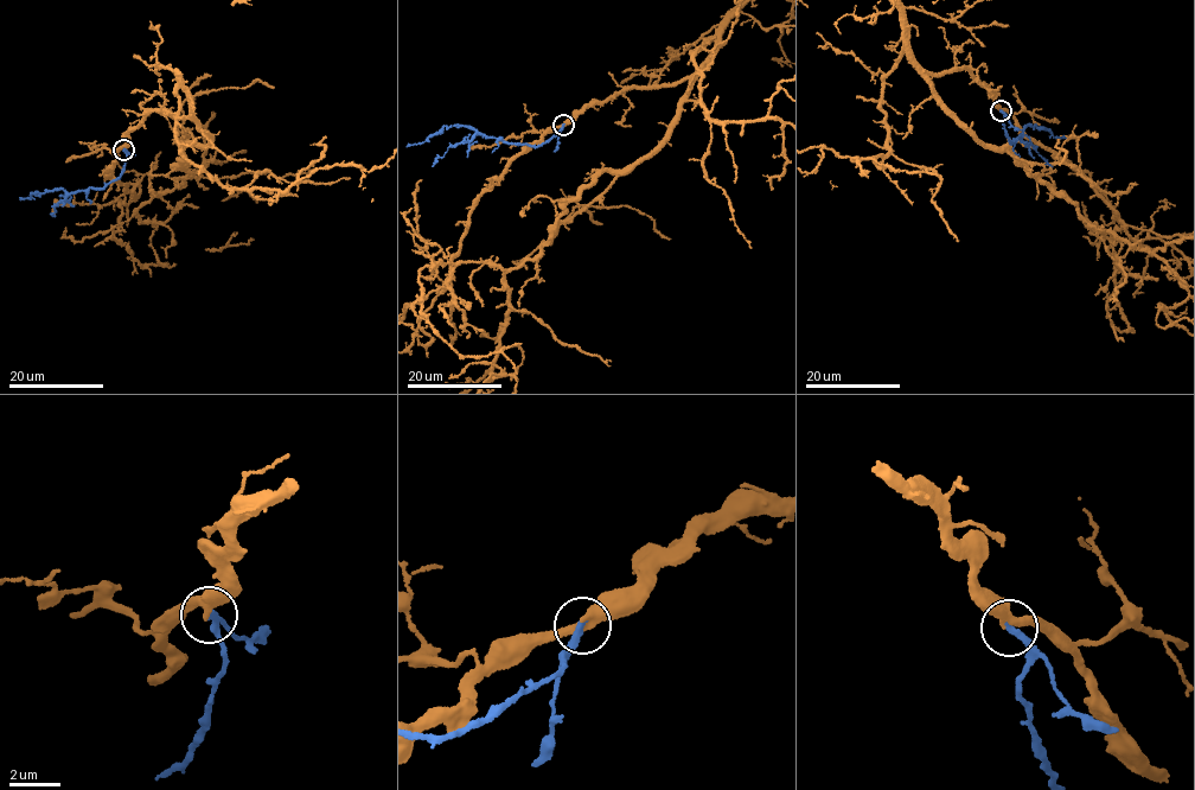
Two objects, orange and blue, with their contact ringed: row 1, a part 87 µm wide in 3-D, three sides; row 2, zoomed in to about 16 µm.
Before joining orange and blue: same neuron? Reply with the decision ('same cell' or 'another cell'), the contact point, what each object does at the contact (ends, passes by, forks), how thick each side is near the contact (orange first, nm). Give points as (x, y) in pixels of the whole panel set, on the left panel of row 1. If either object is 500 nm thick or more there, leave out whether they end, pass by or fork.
same cell | (123, 150) | orange passes by | blue ends | 400/300 nm

